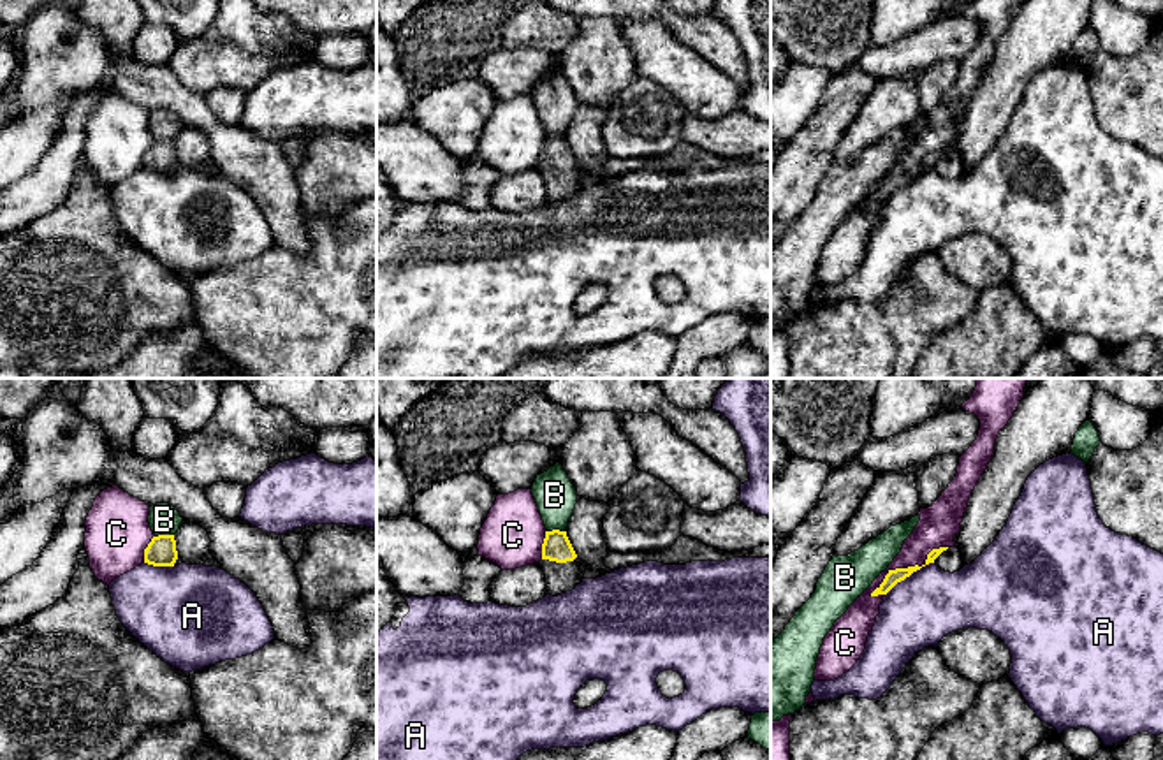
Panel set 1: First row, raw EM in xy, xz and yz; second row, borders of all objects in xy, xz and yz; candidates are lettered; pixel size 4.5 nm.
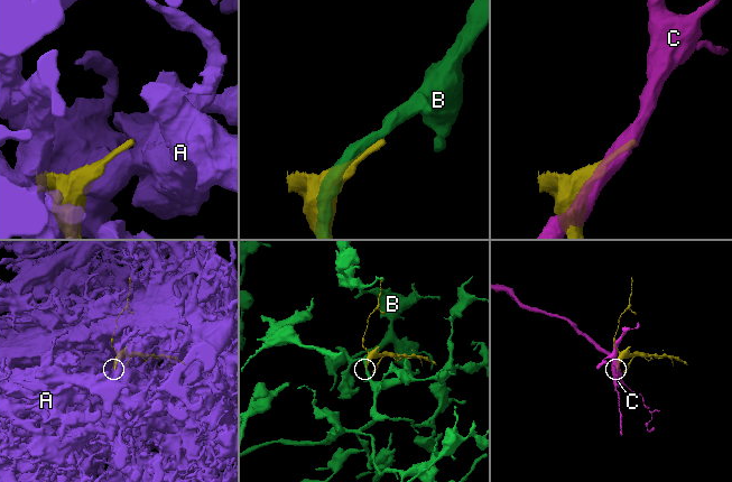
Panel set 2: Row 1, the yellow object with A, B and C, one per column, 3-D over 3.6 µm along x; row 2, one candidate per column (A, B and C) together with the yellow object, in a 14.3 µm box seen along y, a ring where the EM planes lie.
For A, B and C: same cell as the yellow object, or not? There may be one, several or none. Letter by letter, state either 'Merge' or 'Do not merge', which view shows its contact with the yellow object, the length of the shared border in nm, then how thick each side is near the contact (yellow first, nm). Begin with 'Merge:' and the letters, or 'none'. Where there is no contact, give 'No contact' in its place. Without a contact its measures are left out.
Merge: none
A: Do not merge. Touches yellow in yz. Shared border 280 nm. Thickness 70 nm (yellow) against 320 nm
B: Do not merge. Touches yellow in xy. Shared border 90 nm. Thickness 140 nm (yellow) against 140 nm
C: Do not merge. Touches yellow in yz. Shared border 420 nm. Thickness 70 nm (yellow) against 180 nm

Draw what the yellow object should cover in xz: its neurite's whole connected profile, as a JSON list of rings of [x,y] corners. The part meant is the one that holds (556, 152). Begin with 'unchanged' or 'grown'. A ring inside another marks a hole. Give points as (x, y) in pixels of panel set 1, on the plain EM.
grown; [[[545,137],[540,174],[545,181],[549,201],[558,202],[582,188],[584,179],[579,176],[575,164],[577,160],[567,137]]]

